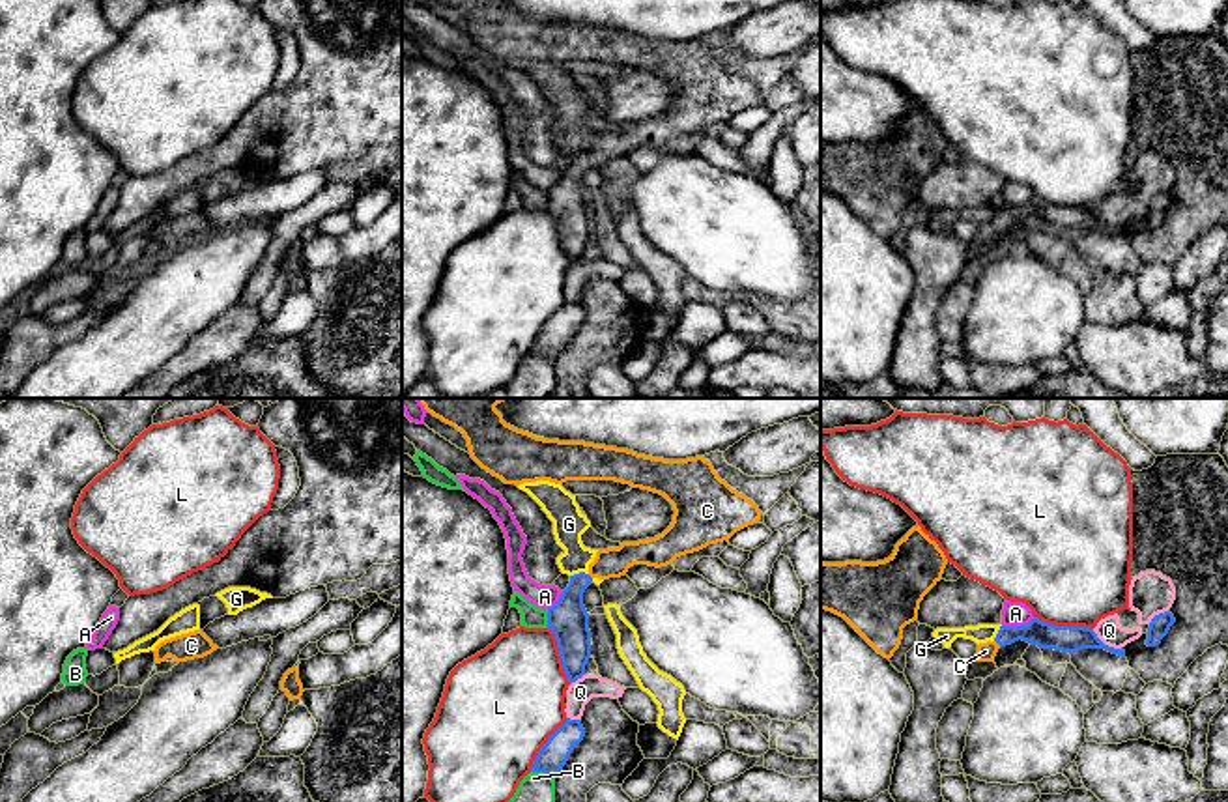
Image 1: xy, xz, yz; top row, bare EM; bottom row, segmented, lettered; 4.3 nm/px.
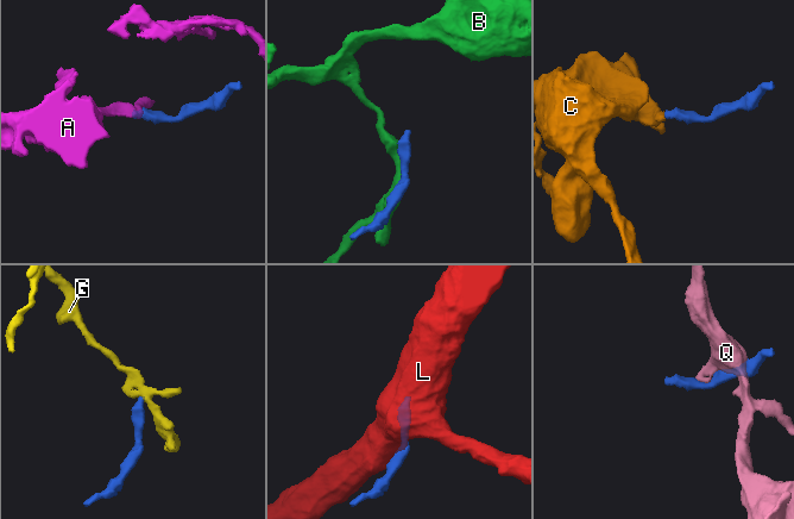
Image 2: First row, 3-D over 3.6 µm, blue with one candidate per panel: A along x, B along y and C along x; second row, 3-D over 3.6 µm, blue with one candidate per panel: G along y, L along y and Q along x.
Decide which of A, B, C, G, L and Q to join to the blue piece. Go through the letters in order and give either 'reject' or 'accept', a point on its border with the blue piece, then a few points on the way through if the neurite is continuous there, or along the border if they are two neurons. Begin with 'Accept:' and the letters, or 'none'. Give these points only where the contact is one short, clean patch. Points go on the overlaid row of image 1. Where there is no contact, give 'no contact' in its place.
Accept: C
A: reject; contact yz (1017, 627); border yz (1034, 617), (1021, 625), (1002, 625)
B: reject; contact xz (544, 773)
C: accept; contact yz (999, 644); way yz (1036, 632), (1013, 632), (999, 644), (985, 651)
G: reject; contact xz (580, 572); border xz (587, 572), (571, 576)
L: reject; contact yz (1064, 627)
Q: reject; contact yz (1107, 645)

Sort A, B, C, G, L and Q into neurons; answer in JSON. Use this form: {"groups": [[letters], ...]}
{"groups": [["A"], ["B"], ["C"], ["G"], ["L"], ["Q"]]}

